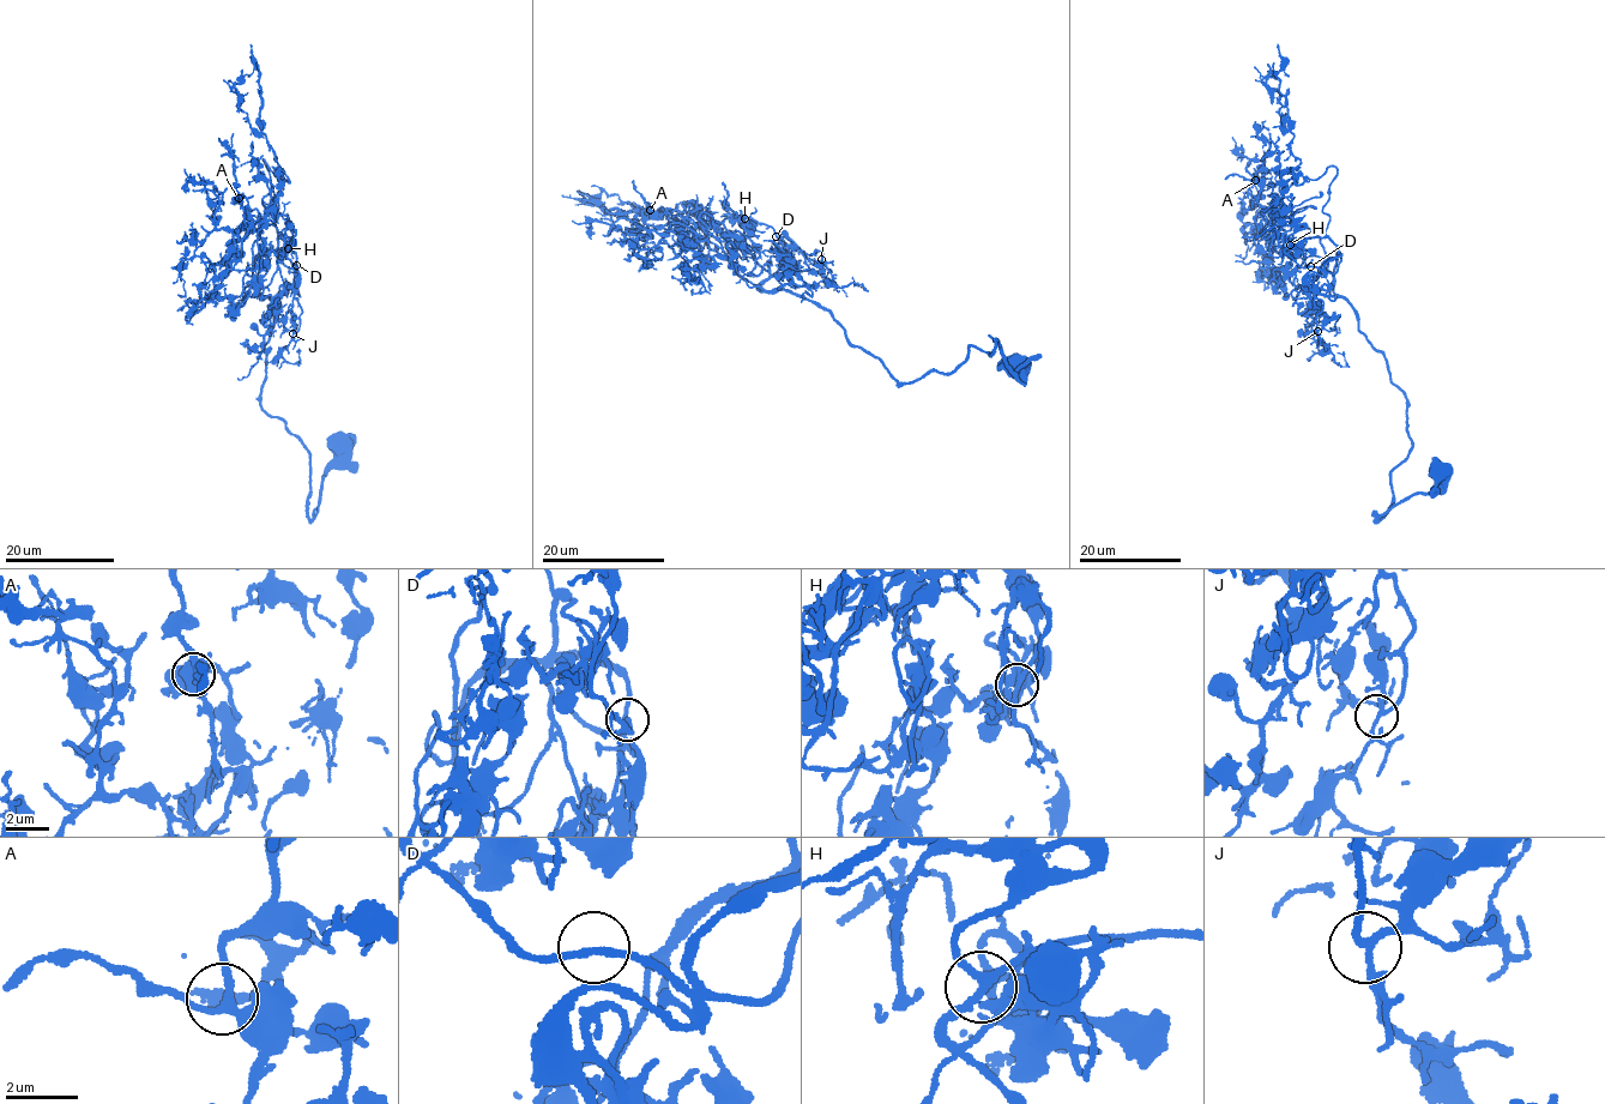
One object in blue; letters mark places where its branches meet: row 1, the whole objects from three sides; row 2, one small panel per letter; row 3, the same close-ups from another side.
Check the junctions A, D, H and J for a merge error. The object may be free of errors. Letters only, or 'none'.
none

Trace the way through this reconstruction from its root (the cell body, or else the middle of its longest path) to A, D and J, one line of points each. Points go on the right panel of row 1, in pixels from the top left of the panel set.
A: (1441, 472), (1379, 520), (1411, 451), (1406, 396), (1335, 294), (1320, 239), (1269, 223), (1255, 180)
D: (1441, 472), (1379, 520), (1392, 506), (1392, 471), (1411, 451), (1406, 396), (1333, 290), (1341, 254), (1310, 266)
J: (1441, 472), (1379, 520), (1411, 451), (1406, 396), (1333, 290), (1339, 253), (1313, 282), (1317, 331)

